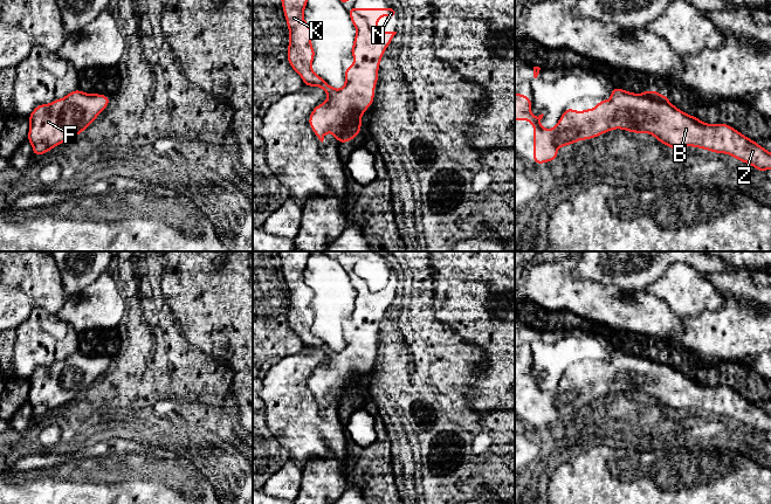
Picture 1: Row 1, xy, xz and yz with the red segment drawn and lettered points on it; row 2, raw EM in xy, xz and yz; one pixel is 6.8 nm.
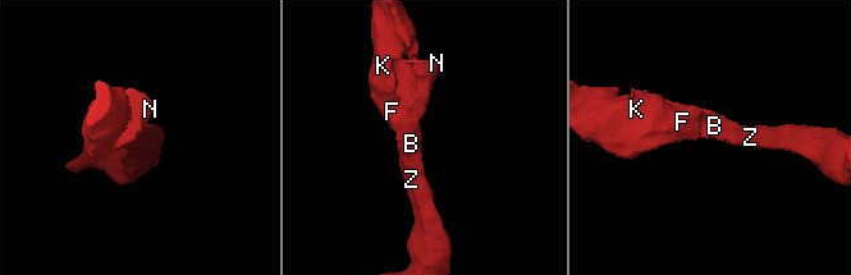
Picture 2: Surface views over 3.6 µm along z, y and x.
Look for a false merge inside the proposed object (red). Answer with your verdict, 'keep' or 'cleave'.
keep

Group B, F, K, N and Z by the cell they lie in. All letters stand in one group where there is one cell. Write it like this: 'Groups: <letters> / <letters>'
Groups: B F K N Z

